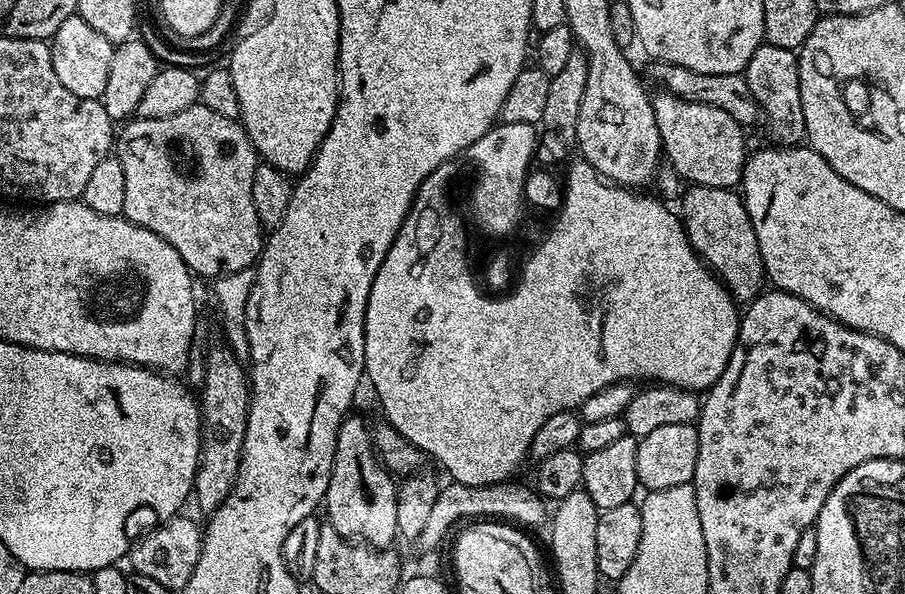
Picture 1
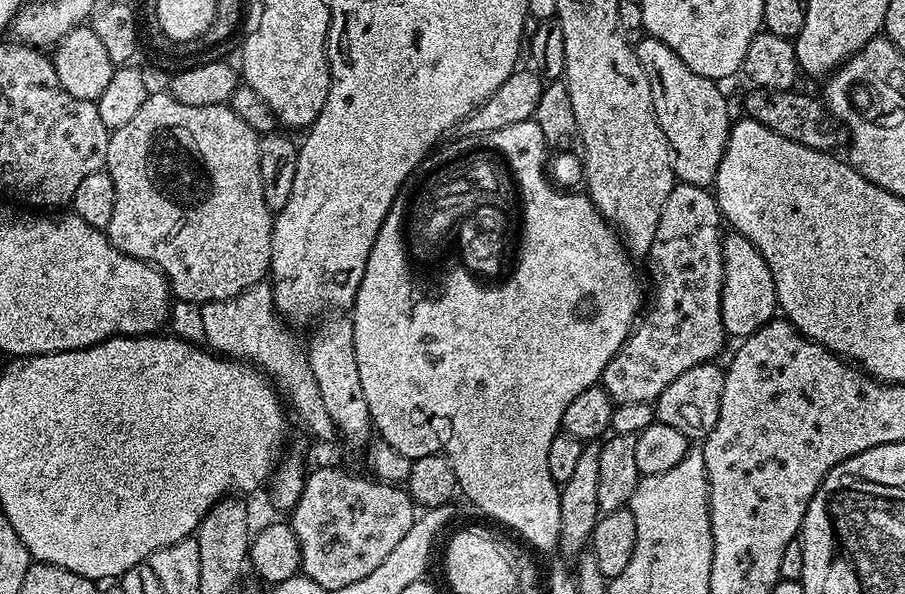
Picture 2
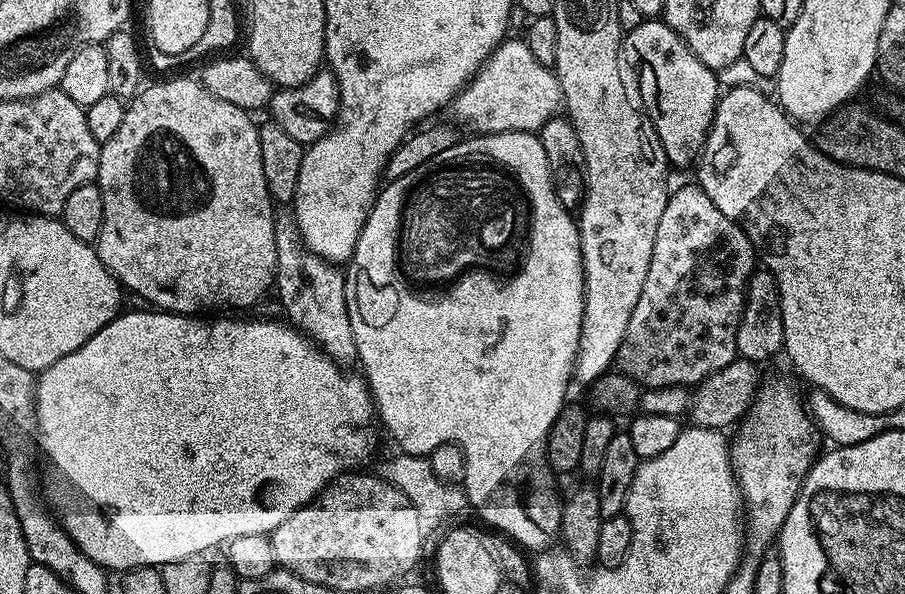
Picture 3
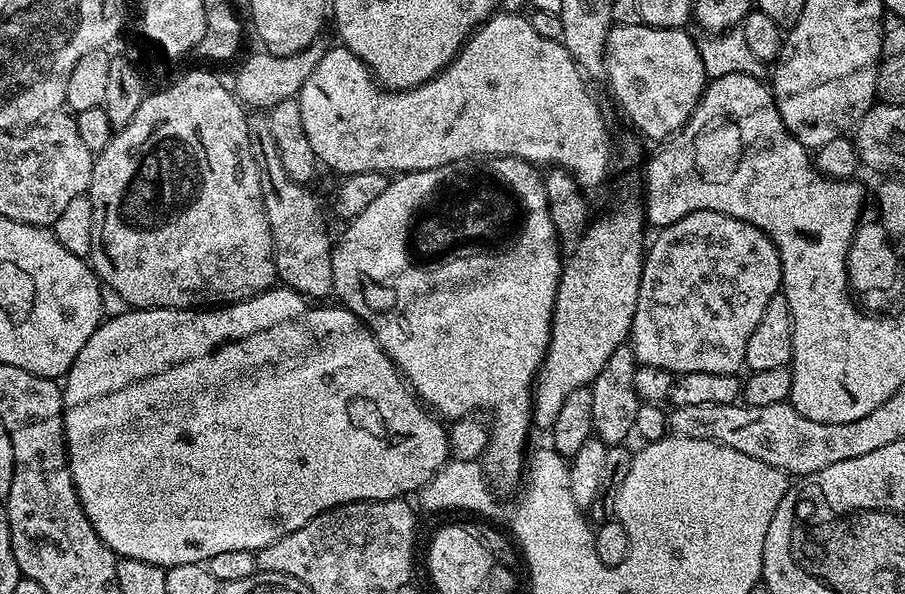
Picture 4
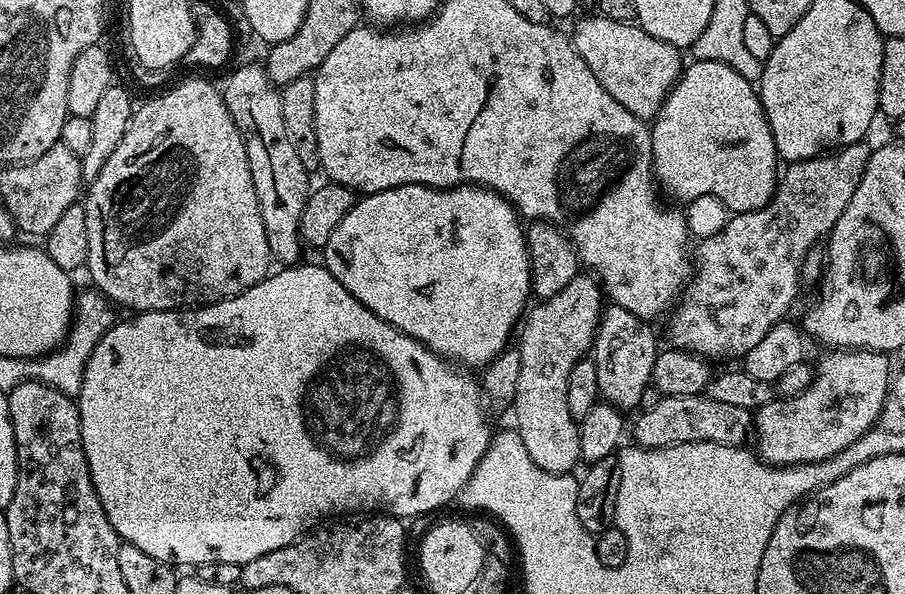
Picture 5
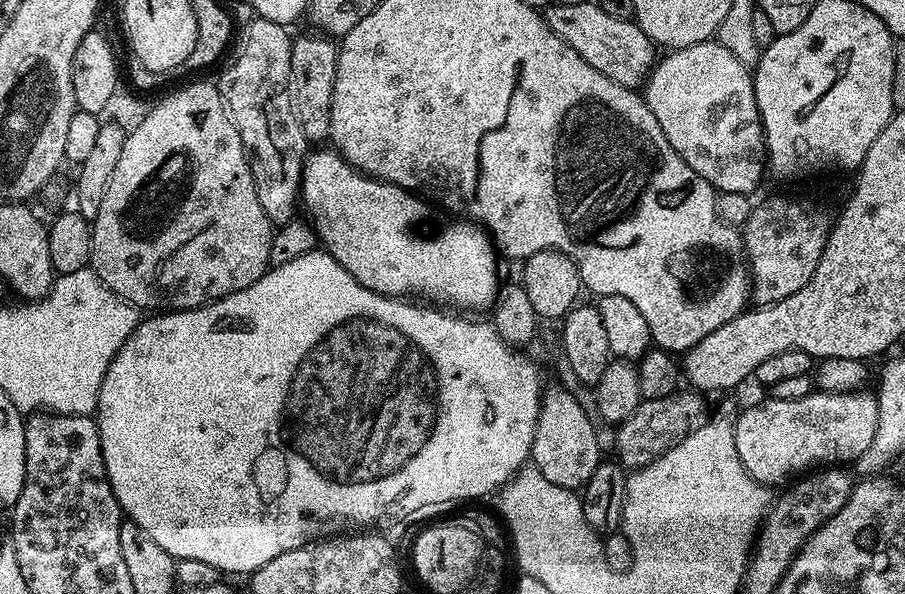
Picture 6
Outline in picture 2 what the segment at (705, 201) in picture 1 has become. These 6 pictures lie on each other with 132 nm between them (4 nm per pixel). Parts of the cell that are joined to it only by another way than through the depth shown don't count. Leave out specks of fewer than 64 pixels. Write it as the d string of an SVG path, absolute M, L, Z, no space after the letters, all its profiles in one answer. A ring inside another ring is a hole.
M732 230L729 233L724 236L722 246L722 320L725 333L729 337L736 336L735 339L741 340L775 319L778 305L774 278L770 274L770 266L766 266L766 258L762 258L758 249L740 232Z

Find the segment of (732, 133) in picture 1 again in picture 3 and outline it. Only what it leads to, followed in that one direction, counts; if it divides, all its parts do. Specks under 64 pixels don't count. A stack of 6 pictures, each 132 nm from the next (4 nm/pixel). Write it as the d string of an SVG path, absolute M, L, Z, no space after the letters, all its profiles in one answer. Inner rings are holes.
M645 18L634 30L623 33L622 52L632 64L640 67L640 100L648 121L654 126L666 150L666 158L673 169L691 169L700 159L700 152L708 137L712 119L716 113L716 101L722 95L722 88L717 81L717 73L706 67L690 50L685 40L660 18Z

